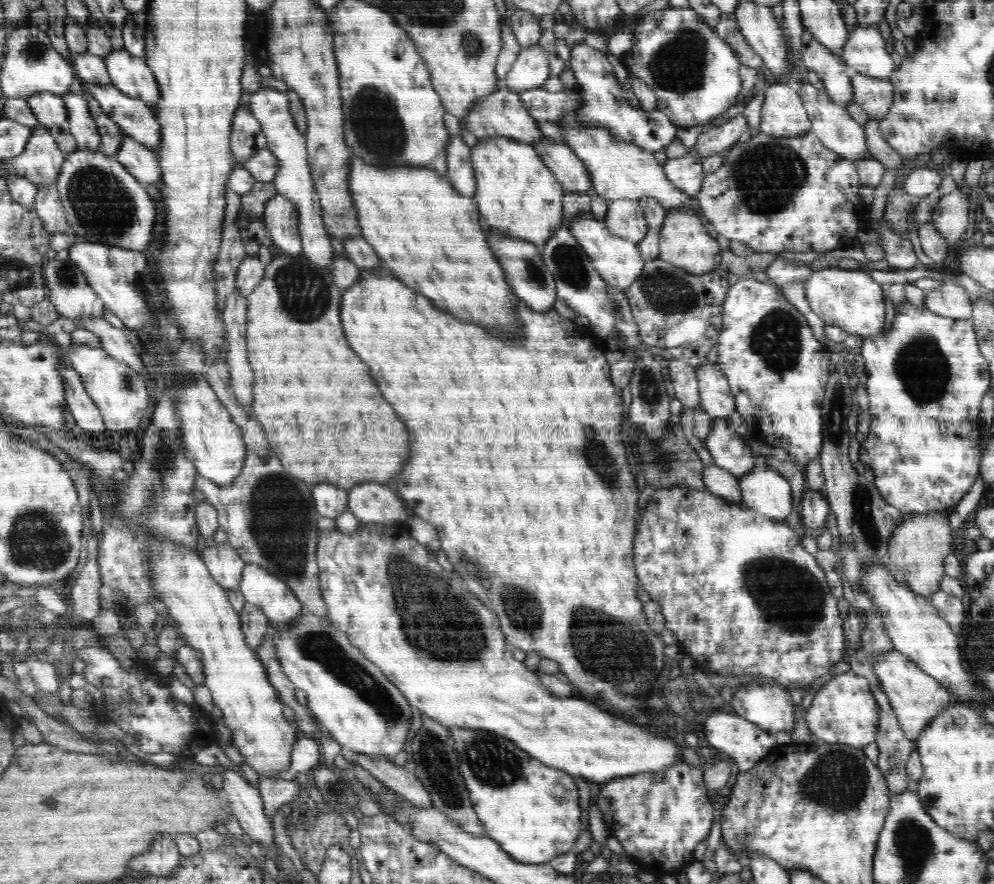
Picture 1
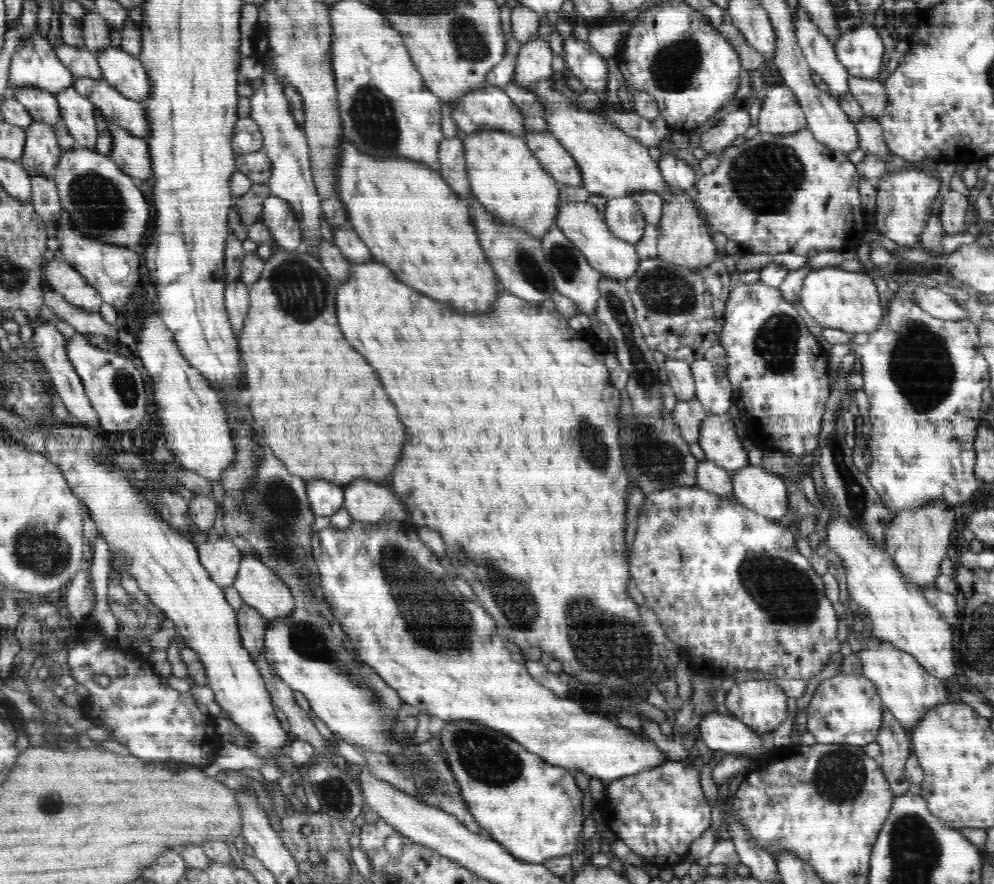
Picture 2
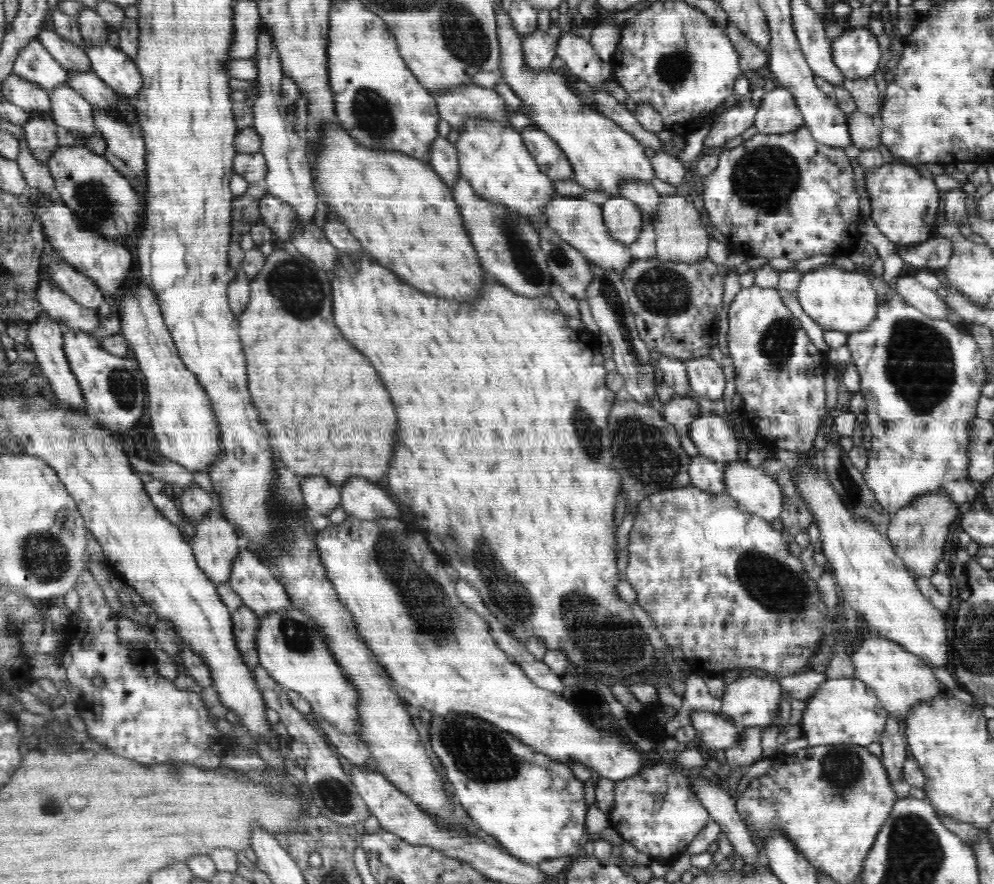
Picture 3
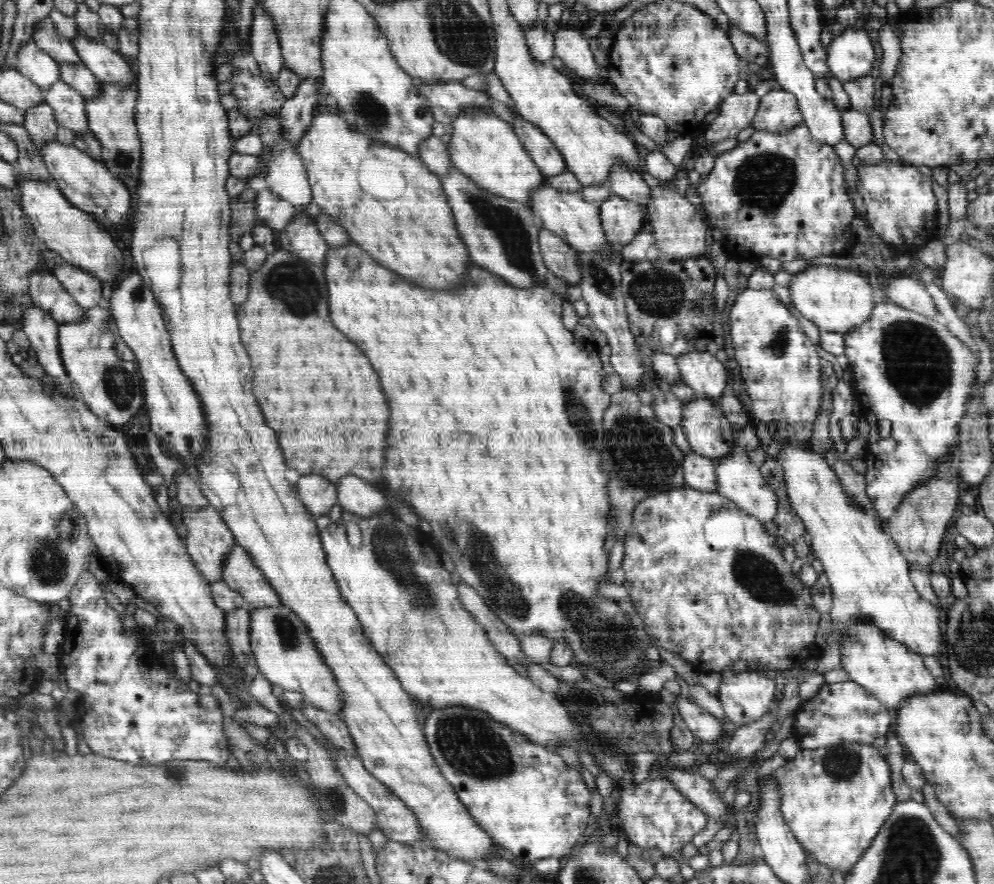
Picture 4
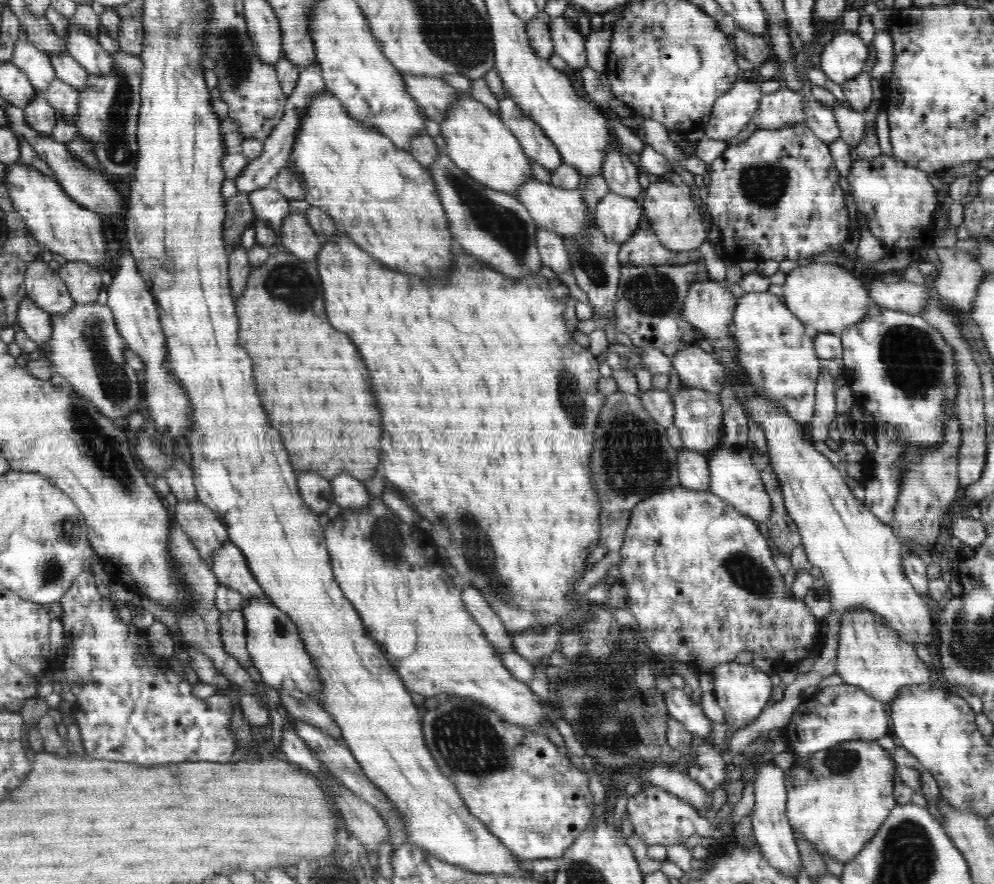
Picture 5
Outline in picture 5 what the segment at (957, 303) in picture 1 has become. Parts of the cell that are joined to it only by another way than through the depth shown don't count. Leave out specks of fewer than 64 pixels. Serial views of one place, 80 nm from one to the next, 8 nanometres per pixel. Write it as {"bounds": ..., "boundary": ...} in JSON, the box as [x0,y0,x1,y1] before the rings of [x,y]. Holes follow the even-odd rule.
{"bounds":[867,278,930,314],"boundary":[[[878,278],[867,286],[872,303],[910,314],[922,312],[927,305],[927,298],[930,297],[925,286],[906,279],[895,283],[884,283]]]}

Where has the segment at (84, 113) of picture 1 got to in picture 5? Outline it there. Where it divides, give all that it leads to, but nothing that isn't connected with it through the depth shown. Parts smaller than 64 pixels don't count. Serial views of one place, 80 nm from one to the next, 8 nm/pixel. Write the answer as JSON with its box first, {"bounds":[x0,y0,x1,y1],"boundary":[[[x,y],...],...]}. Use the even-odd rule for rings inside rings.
{"bounds":[45,77,79,124],"boundary":[[[54,77],[54,80],[45,88],[46,100],[55,108],[57,114],[66,117],[75,124],[79,105],[79,91],[71,84]]]}

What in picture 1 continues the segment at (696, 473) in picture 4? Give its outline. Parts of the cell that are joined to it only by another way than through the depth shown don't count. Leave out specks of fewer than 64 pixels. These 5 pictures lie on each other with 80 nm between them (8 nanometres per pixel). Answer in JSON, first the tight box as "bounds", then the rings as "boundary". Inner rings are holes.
{"bounds":[702,465,742,504],"boundary":[[[711,465],[704,468],[702,479],[706,489],[727,502],[742,504],[741,490],[737,478],[728,470]]]}

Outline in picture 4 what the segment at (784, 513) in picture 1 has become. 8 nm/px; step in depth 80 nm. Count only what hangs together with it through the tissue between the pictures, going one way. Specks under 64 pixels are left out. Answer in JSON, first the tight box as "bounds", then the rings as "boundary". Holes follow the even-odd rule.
{"bounds":[715,438,778,521],"boundary":[[[735,438],[732,450],[726,456],[716,460],[716,479],[715,491],[732,500],[740,510],[759,518],[761,521],[769,521],[776,516],[778,499],[775,490],[772,490],[772,487],[764,480],[761,468],[755,466],[746,453],[738,453],[738,444]]]}

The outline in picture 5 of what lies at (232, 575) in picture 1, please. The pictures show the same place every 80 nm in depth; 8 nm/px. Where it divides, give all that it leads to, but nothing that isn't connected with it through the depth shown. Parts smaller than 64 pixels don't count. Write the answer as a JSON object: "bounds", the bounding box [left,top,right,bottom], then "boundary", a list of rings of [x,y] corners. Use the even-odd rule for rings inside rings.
{"bounds":[175,500,228,561],"boundary":[[[200,500],[190,501],[190,502],[178,502],[175,505],[175,520],[178,525],[184,529],[186,535],[196,549],[200,551],[202,559],[204,561],[211,560],[212,553],[218,550],[224,542],[228,541],[228,533],[224,523],[221,521],[220,517],[216,515],[215,511],[212,511],[209,504],[204,504]]]}

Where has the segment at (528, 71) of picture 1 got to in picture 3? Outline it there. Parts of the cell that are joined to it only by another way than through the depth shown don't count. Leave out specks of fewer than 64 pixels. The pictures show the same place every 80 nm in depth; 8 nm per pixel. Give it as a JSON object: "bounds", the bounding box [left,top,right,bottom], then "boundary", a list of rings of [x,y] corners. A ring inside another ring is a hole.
{"bounds":[522,29,557,71],"boundary":[[[536,29],[530,34],[522,36],[522,51],[526,67],[532,71],[548,71],[552,60],[556,58],[557,42],[548,33]]]}

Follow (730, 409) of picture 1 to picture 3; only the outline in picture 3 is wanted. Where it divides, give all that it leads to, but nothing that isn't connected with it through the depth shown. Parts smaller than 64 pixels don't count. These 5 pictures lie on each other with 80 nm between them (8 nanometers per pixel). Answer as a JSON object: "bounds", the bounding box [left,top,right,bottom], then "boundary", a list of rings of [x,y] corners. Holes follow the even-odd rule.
{"bounds":[683,355,726,400],"boundary":[[[710,355],[684,360],[683,363],[690,386],[698,396],[710,400],[722,399],[726,378],[720,363],[714,361]]]}

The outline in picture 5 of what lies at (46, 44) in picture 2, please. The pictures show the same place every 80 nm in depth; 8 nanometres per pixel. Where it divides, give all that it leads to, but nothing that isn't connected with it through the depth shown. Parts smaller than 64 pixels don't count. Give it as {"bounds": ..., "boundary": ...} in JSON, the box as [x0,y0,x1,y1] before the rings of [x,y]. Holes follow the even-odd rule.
{"bounds":[11,37,56,89],"boundary":[[[24,37],[17,40],[11,60],[36,89],[48,88],[56,77],[49,55]]]}

